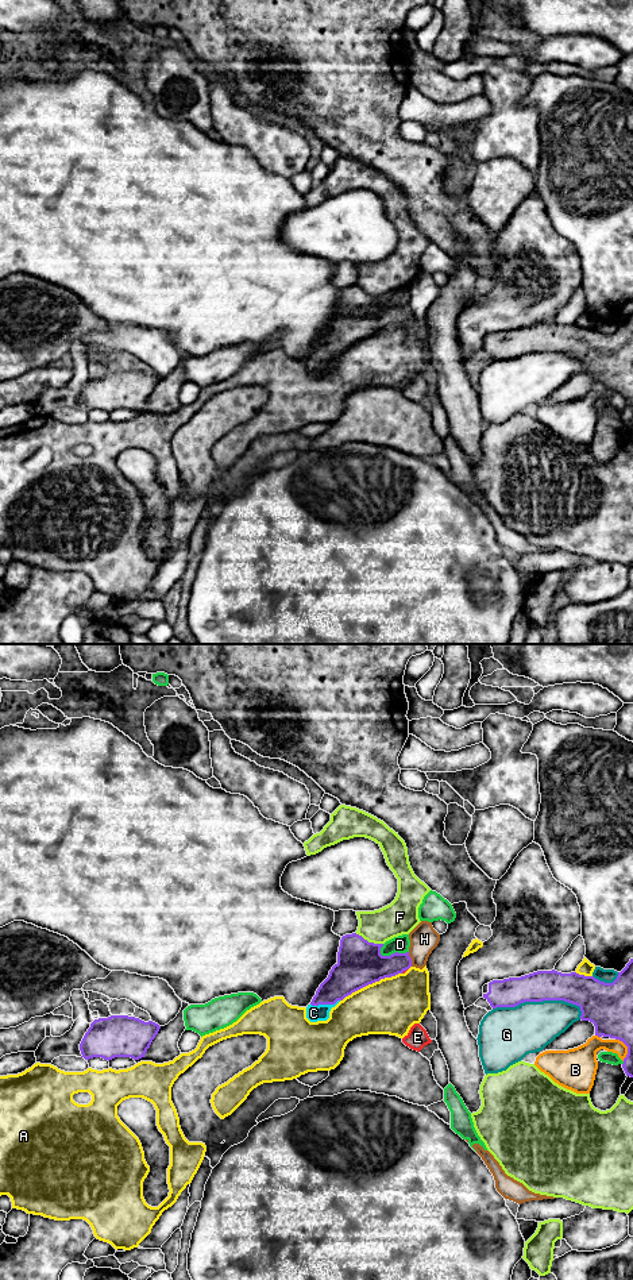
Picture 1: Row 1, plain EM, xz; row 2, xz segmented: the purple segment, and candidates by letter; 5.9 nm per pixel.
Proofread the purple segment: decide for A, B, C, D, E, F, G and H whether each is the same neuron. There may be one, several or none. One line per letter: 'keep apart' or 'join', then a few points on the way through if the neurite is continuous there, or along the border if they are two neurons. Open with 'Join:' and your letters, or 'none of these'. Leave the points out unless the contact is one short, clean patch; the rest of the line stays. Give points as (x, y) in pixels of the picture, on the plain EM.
Join: C
A: keep apart
B: keep apart
C: join; runs through xz (352, 324), (324, 355), (313, 365)
D: keep apart
E: keep apart
F: keep apart
G: keep apart
H: keep apart

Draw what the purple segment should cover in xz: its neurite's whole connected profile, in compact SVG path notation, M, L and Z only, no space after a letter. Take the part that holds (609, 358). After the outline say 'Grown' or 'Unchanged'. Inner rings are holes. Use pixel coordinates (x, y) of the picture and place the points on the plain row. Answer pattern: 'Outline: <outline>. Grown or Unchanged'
Outline: M633 311L613 335L576 324L537 323L521 329L493 332L483 350L493 361L524 354L564 352L580 359L582 373L595 378L595 388L622 393L628 398L622 420L633 429Z. Unchanged

